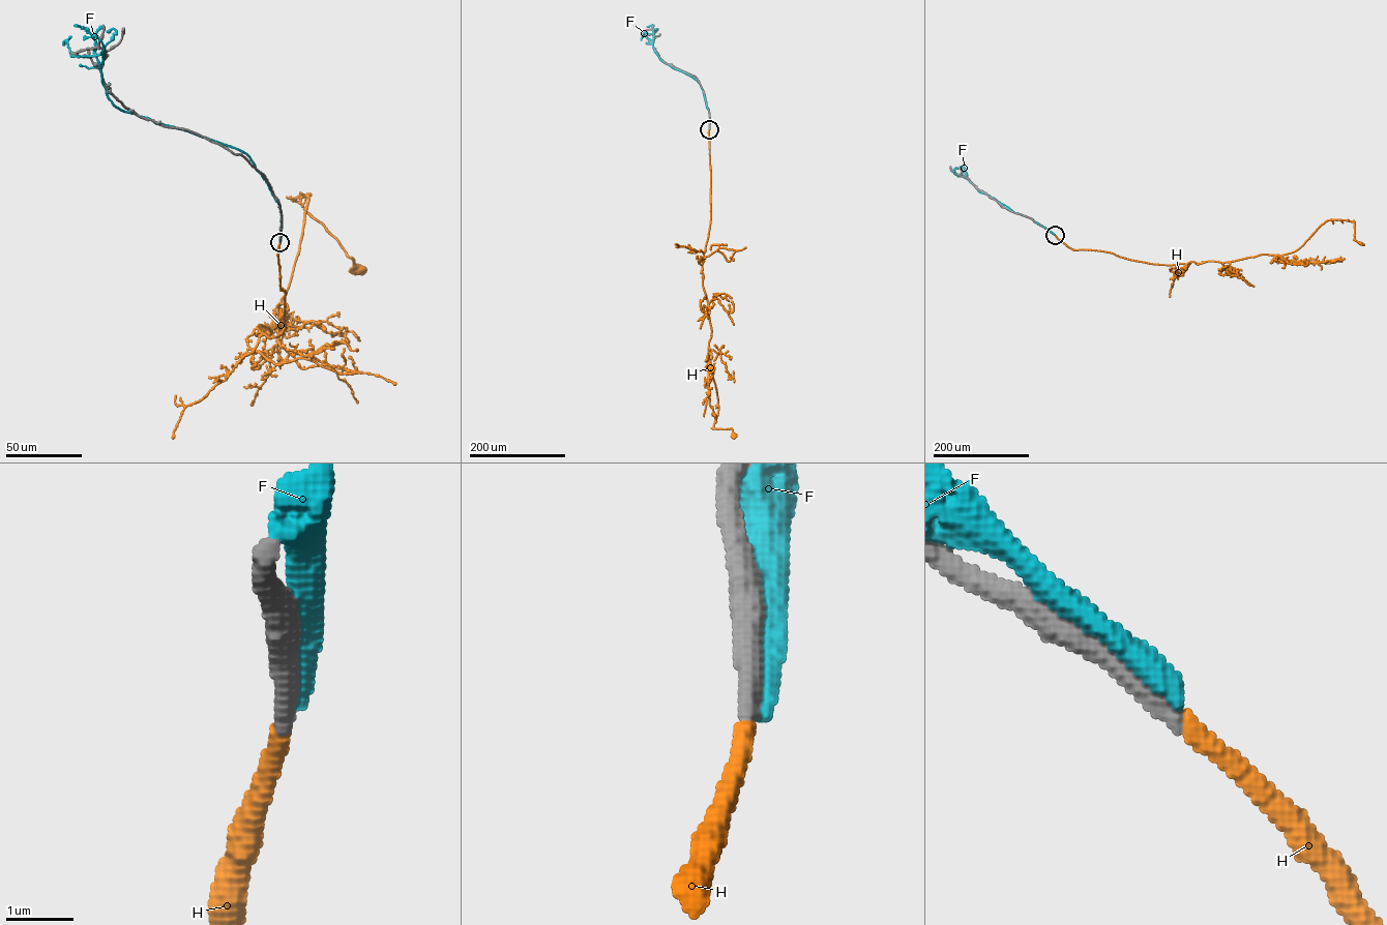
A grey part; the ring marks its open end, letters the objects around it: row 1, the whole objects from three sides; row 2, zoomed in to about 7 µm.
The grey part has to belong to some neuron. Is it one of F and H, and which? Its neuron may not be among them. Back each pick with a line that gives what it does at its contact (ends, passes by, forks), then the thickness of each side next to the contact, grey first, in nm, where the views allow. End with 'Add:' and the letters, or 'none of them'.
H: it ends; calibres 340 and 280 nm
Add: H

